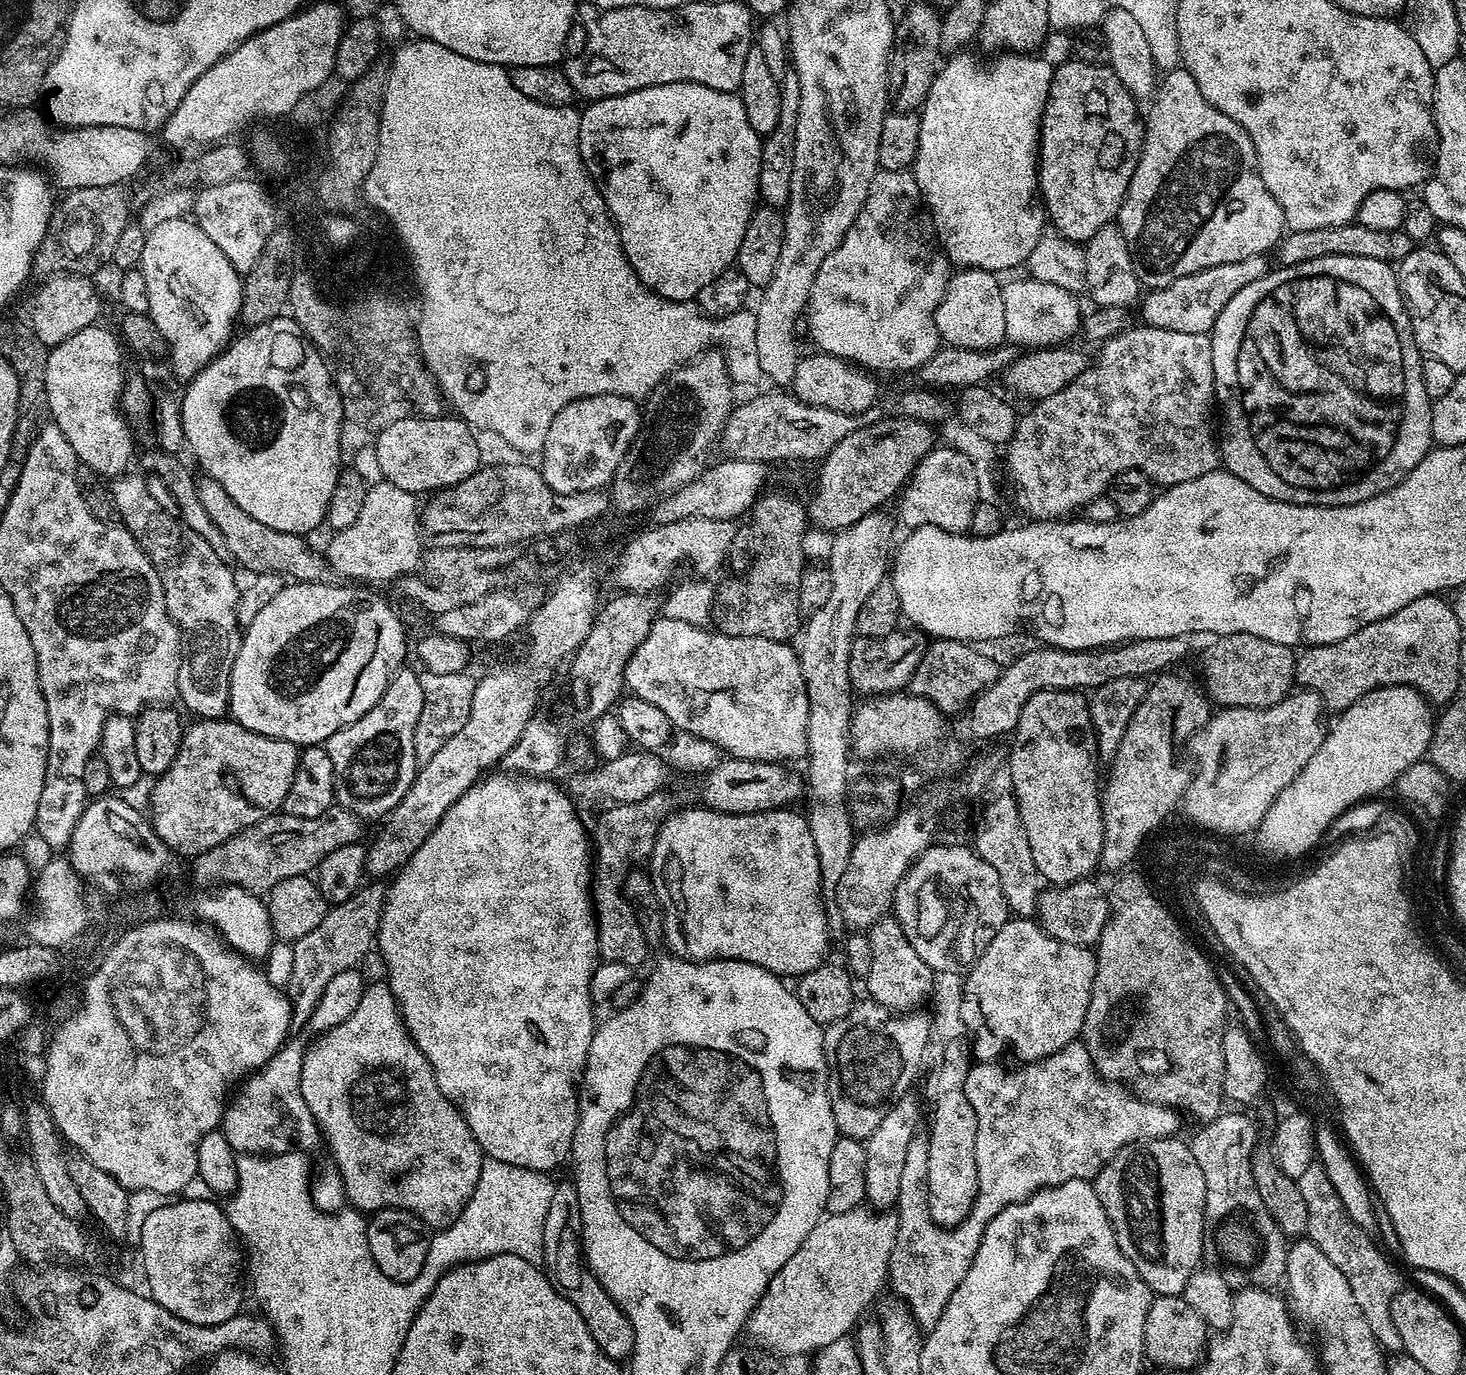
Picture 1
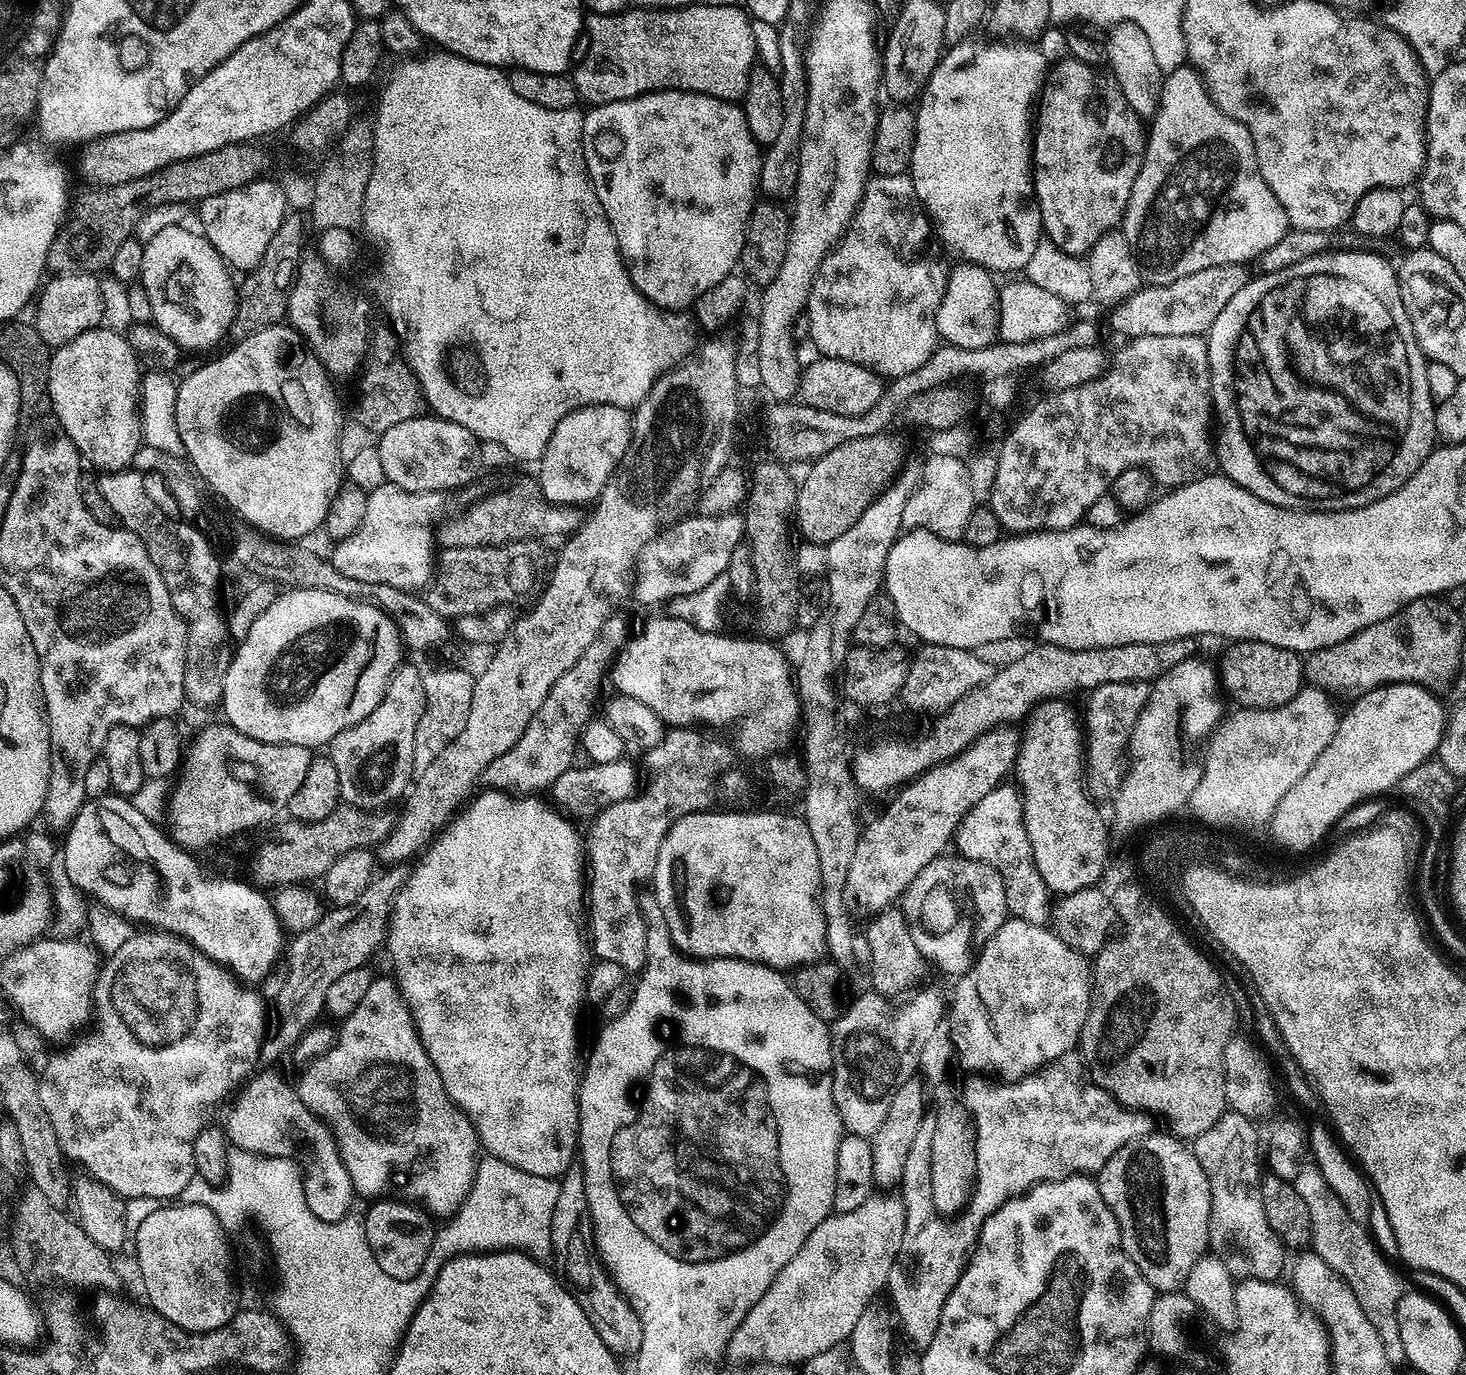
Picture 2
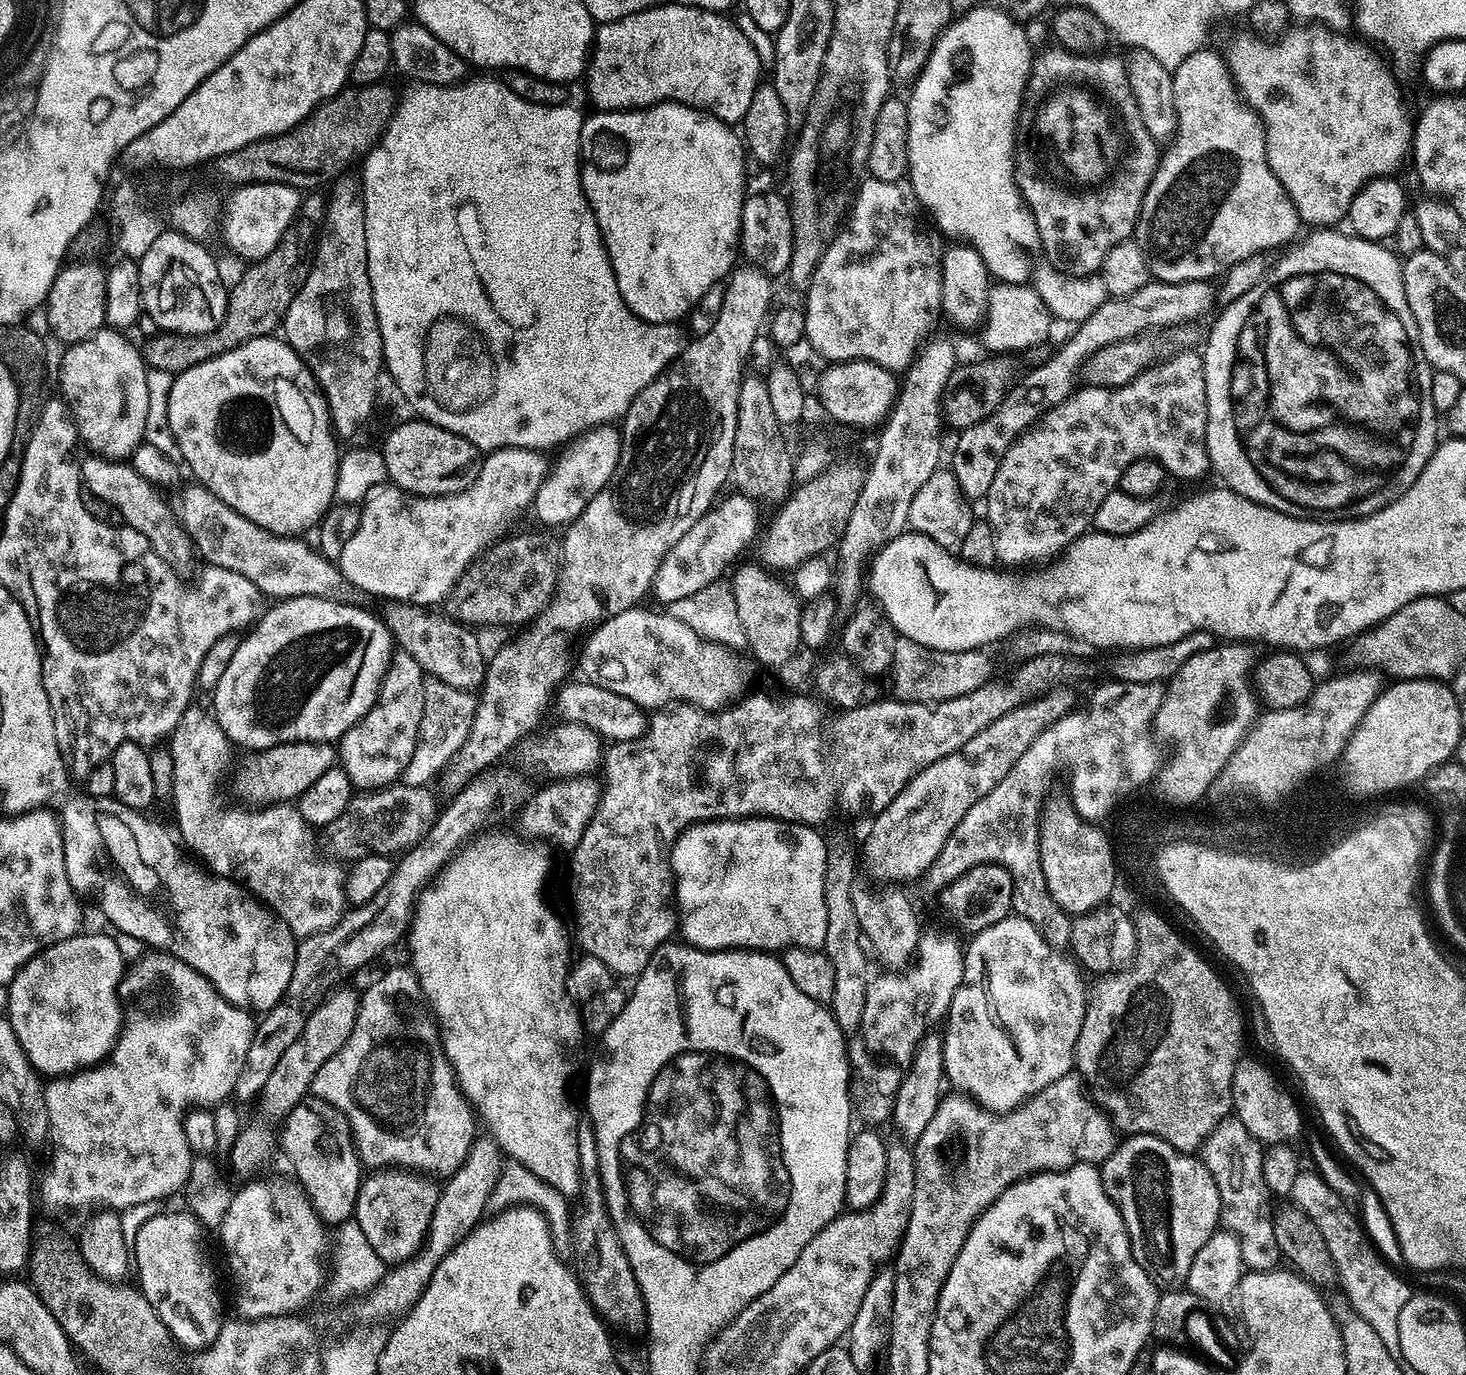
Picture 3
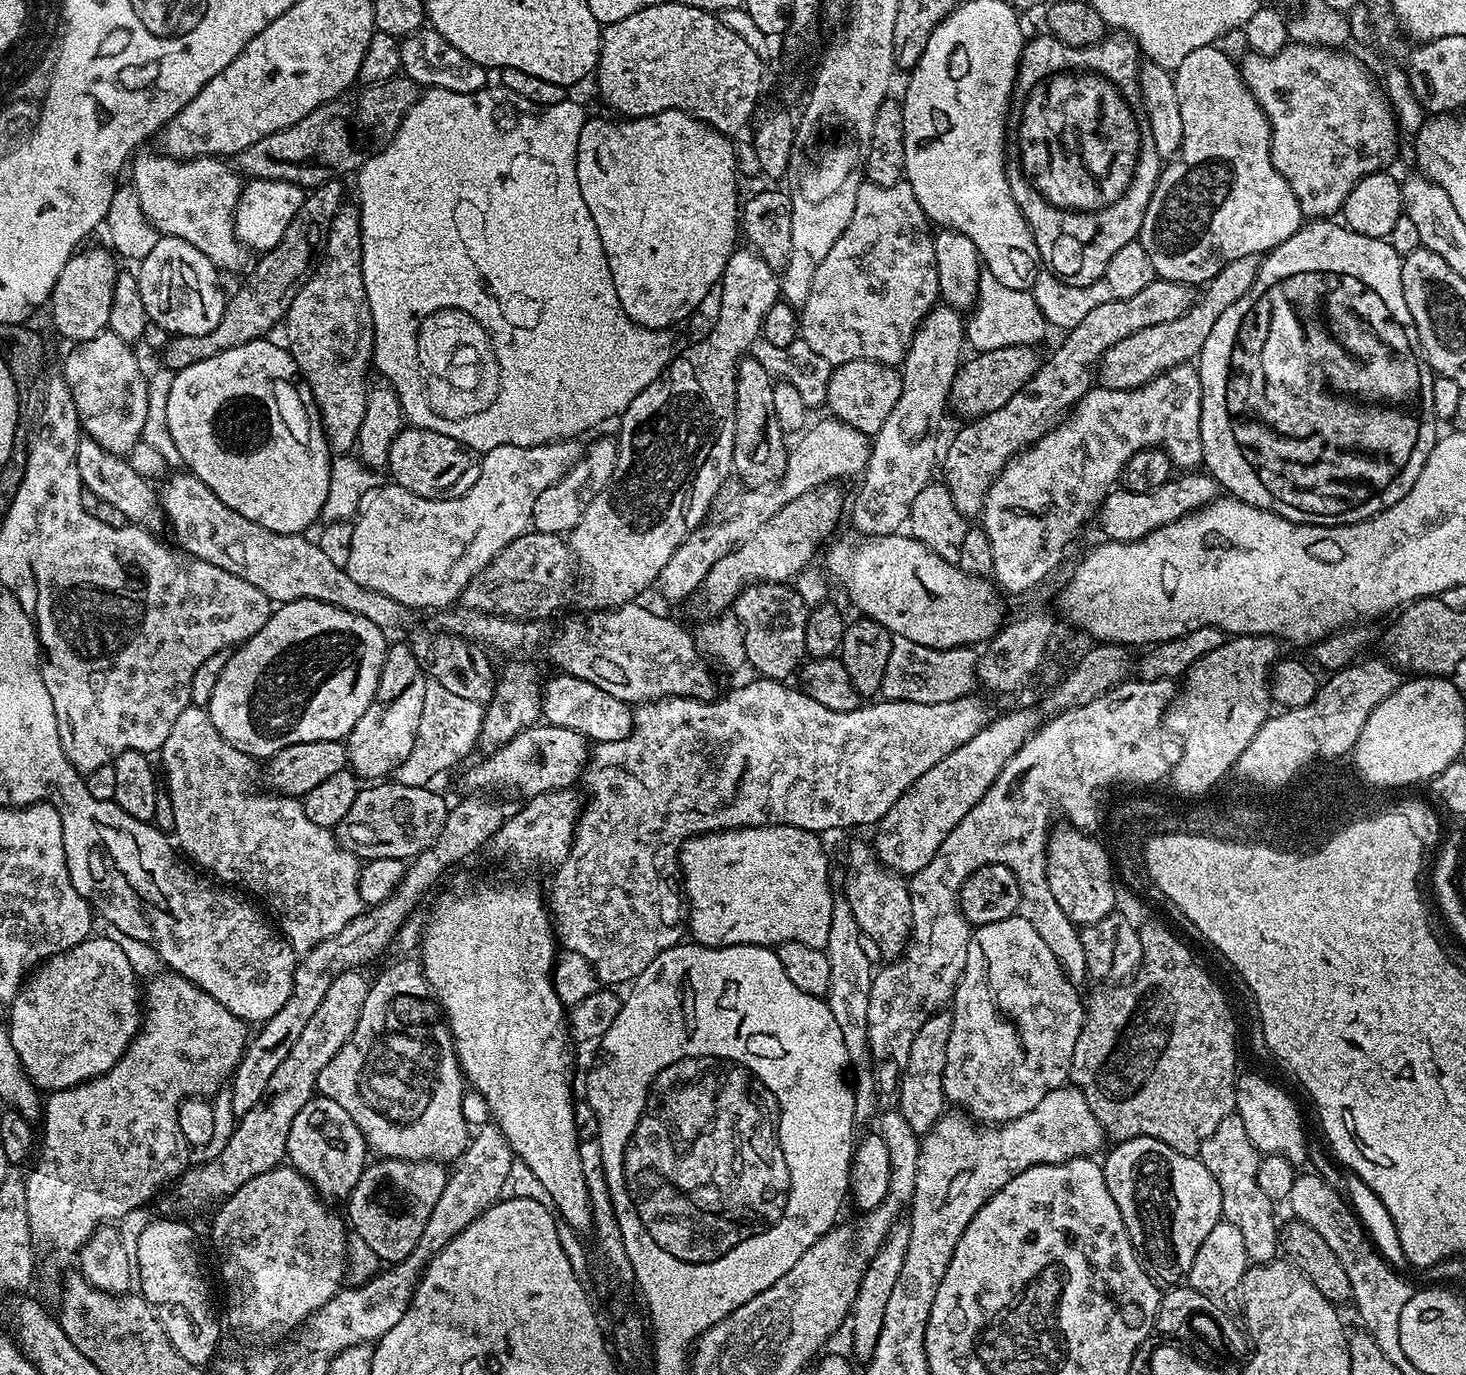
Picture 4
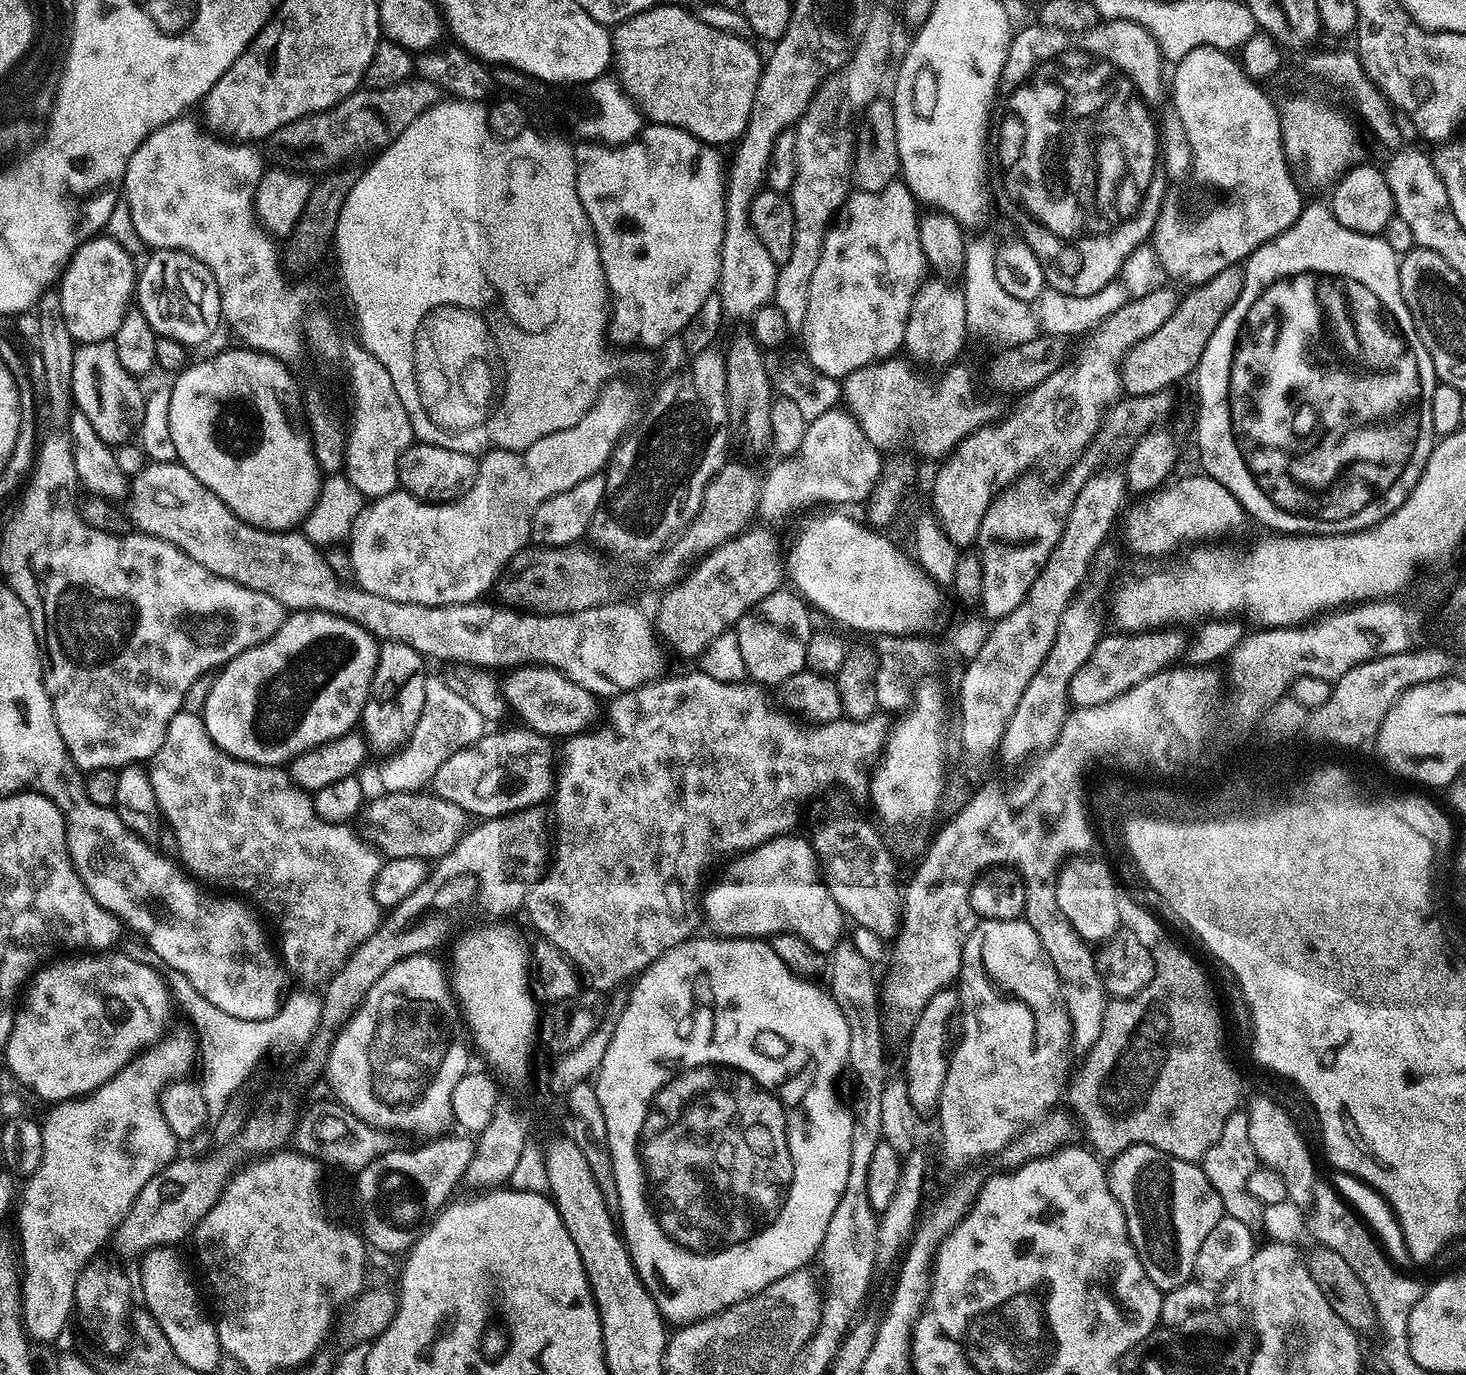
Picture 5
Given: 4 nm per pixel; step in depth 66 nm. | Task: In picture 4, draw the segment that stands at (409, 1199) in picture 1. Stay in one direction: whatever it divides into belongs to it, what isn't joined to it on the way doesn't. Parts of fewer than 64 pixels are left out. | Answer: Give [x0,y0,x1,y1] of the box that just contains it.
[316,962,470,1161]

